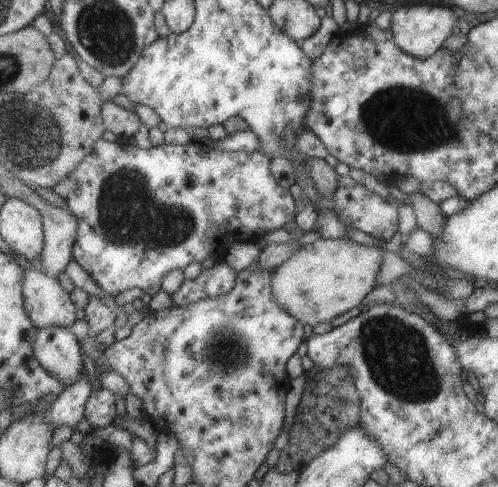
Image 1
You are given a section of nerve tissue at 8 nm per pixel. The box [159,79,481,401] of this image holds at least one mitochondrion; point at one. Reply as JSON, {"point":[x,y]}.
{"point":[404,120]}

